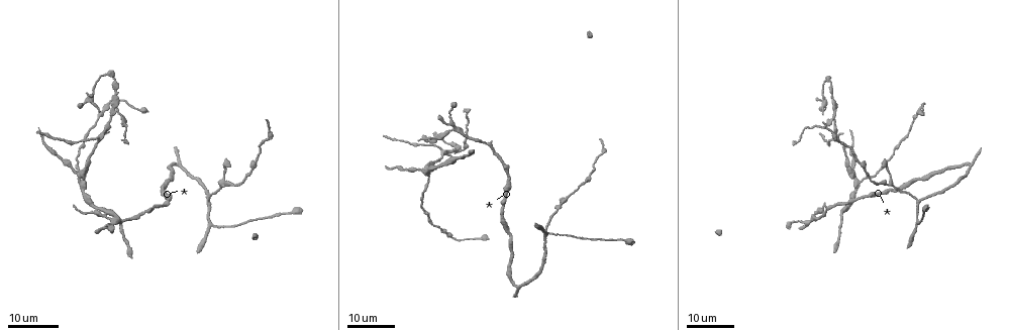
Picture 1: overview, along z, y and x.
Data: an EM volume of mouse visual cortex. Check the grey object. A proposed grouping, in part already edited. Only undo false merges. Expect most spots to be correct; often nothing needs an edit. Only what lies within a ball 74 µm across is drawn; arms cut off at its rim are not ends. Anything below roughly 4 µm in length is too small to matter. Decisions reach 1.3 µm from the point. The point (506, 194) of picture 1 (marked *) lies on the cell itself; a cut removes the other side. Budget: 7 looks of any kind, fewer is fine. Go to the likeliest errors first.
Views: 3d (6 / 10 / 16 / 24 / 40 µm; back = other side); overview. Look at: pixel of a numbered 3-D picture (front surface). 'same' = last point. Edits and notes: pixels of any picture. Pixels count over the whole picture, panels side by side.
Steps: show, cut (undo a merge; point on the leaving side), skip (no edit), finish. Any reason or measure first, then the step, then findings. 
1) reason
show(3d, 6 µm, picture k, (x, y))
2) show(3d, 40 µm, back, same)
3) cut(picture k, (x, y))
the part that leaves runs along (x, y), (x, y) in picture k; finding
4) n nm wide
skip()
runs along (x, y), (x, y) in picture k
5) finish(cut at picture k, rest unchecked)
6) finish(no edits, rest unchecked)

arms part here
show(3d, 24 µm, picture 1, (918, 200))

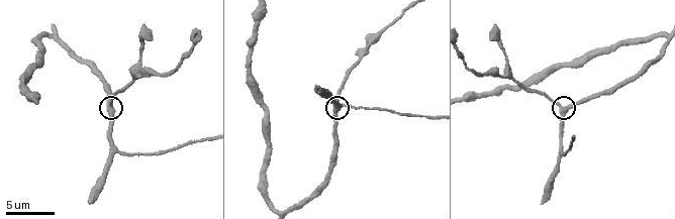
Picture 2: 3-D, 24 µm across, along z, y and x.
closer look
show(3d, 10 µm, picture 2, (112, 106))

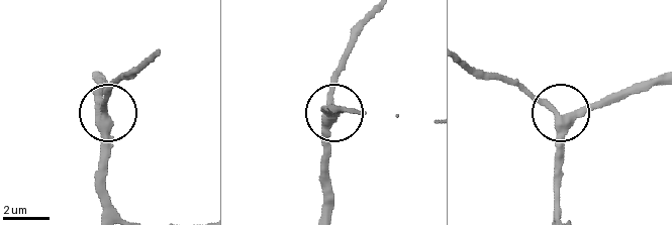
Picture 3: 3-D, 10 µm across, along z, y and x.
3 arms
skip()
runs along (652, 78), (561, 116), (559, 171) in picture 3; one cell here

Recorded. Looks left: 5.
show(3d, 24 µm, picture 1, (835, 113))

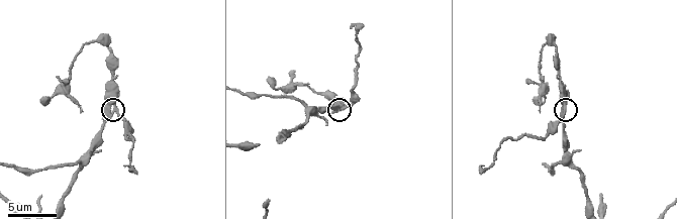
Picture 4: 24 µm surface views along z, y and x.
show(3d, 6 µm, picture 4, (115, 111))

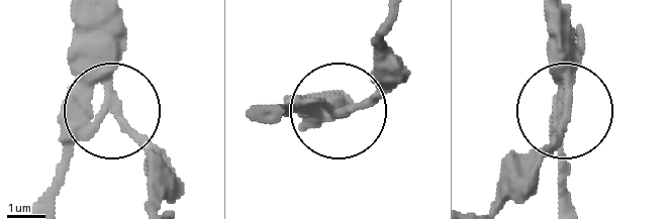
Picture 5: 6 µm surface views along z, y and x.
skip()
runs along (567, 205), (564, 115), (521, 163) in picture 5; one cell here

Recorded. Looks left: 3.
a fork
show(3d, 6 µm, picture 4, (307, 107))

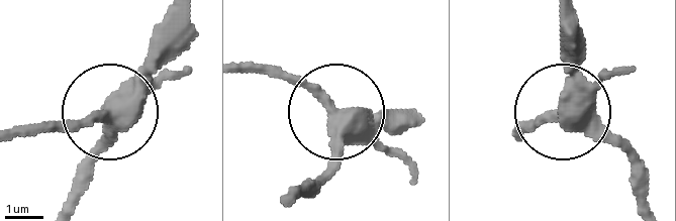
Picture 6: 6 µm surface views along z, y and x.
side arm 15 µm
skip()
runs along (63, 201), (101, 146), (107, 117), (30, 130) in picture 6; all the same cell

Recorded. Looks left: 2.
finish(no edits, rest unchecked)

